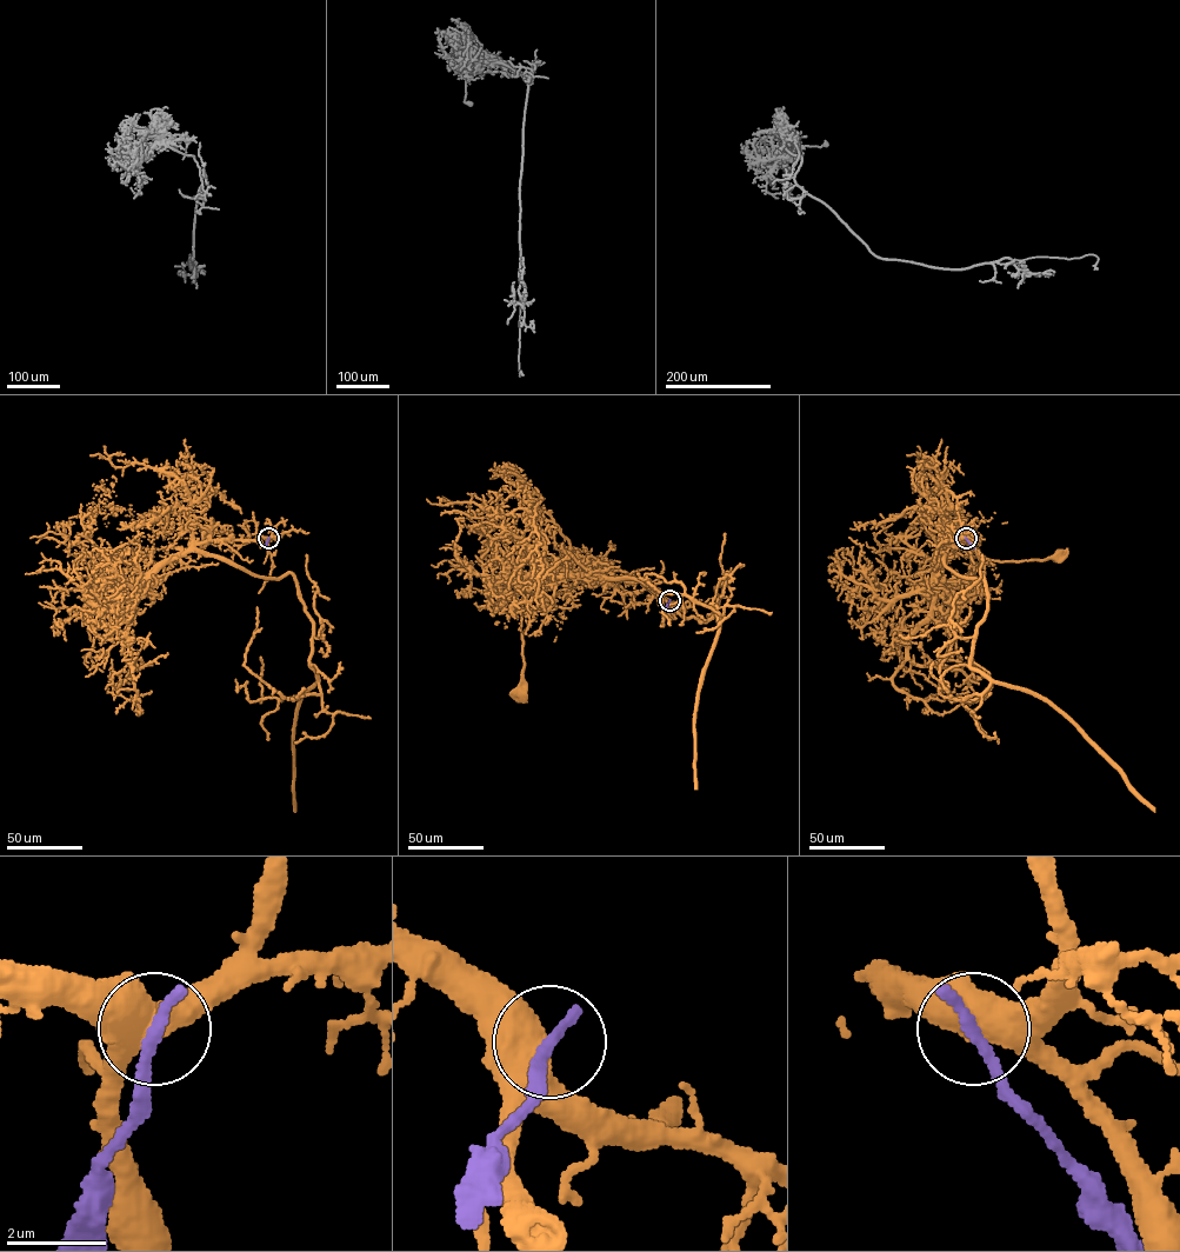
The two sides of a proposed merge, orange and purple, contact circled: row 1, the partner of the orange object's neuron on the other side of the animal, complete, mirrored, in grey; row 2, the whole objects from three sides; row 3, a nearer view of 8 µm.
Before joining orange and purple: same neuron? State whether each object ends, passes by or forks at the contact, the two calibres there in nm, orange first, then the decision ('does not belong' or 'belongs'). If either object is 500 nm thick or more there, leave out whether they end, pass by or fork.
900 nm thick on the orange side, 280 nm on the other; does not belong

